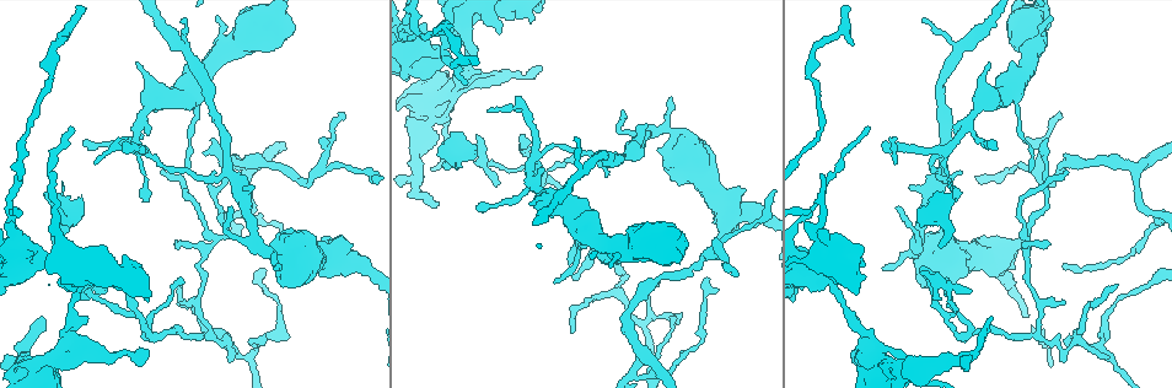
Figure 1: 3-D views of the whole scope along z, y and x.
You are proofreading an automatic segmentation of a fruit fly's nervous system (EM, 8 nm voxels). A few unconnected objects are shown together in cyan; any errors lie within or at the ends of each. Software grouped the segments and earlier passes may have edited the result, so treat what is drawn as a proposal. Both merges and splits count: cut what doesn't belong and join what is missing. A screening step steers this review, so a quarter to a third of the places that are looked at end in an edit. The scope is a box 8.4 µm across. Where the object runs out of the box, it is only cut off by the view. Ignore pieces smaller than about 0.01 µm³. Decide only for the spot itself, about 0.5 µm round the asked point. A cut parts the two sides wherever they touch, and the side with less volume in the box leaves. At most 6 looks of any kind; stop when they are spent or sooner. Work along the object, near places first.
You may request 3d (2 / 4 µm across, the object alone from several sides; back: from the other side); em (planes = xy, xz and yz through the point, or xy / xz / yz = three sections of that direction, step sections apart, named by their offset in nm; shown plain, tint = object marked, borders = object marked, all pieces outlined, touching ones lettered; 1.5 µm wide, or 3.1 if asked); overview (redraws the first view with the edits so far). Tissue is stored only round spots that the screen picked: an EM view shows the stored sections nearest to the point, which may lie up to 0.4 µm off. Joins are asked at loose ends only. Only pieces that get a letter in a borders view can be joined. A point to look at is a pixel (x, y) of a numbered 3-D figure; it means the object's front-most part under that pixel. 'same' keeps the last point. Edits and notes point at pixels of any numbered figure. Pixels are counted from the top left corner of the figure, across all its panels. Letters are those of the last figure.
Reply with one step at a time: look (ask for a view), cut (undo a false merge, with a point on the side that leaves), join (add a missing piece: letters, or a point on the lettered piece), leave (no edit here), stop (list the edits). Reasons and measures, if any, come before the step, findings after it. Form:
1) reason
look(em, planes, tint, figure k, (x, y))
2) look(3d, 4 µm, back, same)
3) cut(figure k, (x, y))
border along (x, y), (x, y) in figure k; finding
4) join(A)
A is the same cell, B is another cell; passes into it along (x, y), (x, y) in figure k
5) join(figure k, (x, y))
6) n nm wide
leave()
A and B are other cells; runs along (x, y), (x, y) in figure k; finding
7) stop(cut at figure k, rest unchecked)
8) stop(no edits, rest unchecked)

look(3d, 2 µm, figure 1, (440, 149))

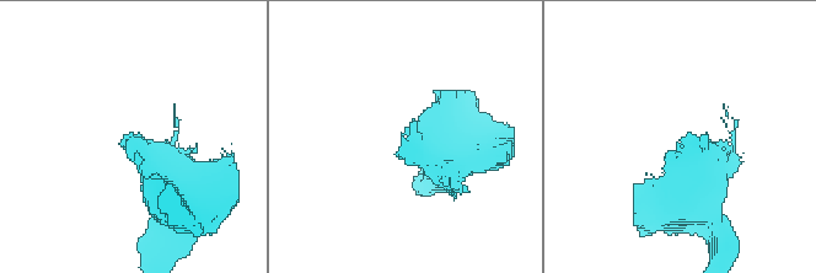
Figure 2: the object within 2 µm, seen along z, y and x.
shape alone is not enough
look(em, yz, step 4, borders, figure 2, (677, 146))

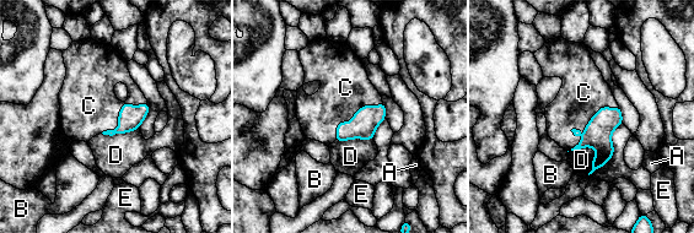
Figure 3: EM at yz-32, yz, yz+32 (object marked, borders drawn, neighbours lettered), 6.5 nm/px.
look(em, planes, borders, same)

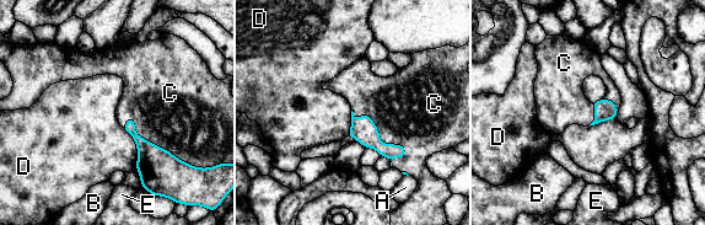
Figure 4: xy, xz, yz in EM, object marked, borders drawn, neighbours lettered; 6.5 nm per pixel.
join(C)
C is the same cell, A, B, D and E are other cells; passes into it along (362, 129), (378, 134), (408, 110) in figure 4; the neuron continues

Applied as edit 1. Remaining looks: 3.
an open end
look(em, planes, borders, figure 1, (437, 203))

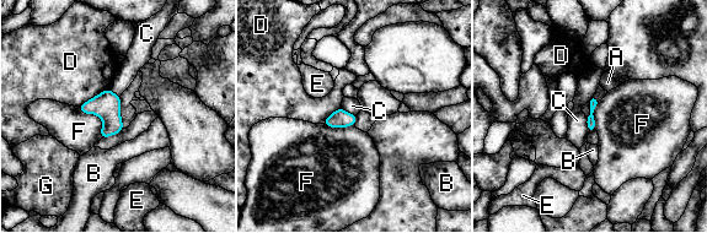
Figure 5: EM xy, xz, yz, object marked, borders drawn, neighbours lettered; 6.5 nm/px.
leave()
A, B, C, D, E, F and G are other cells; no lettered piece goes on from it

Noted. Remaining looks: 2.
sudden change in width
look(em, planes, tint, figure 1, (924, 261))

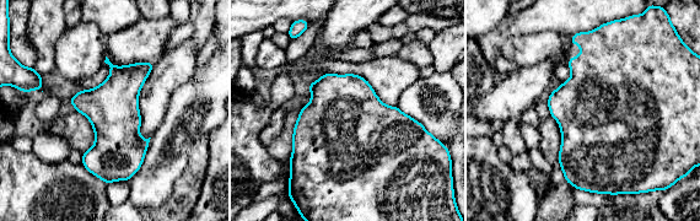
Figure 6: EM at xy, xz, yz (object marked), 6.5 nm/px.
see the neighbours
look(em, planes, borders, same)

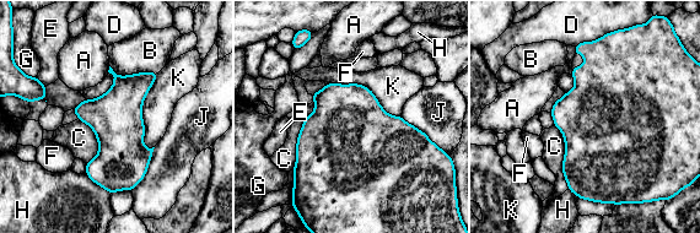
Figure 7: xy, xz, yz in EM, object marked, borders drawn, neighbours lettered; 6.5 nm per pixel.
340 nm wide
leave()
A, B, C, D, E, F, G, H, J and K are other cells; border along (313, 98), (291, 169) in figure 7; continuous, no second neuron

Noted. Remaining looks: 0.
stop(join at figure 4, rest unchecked)

